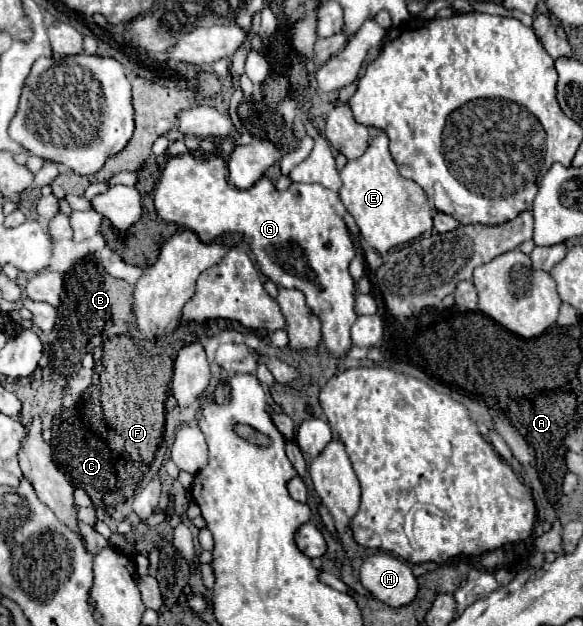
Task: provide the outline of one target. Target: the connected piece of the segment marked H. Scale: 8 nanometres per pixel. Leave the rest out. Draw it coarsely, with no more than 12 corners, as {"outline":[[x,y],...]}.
{"outline":[[389,553],[365,557],[359,579],[393,607],[417,595],[411,567]]}

